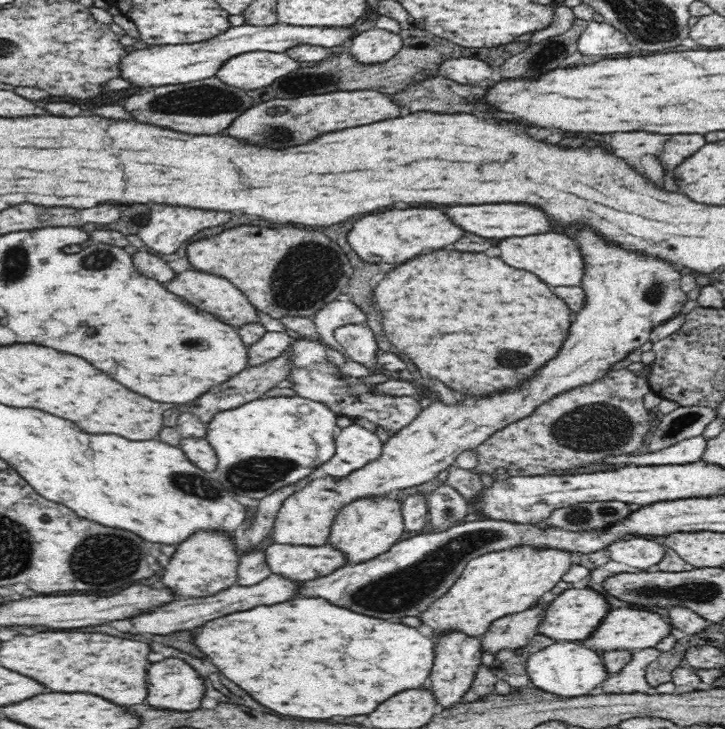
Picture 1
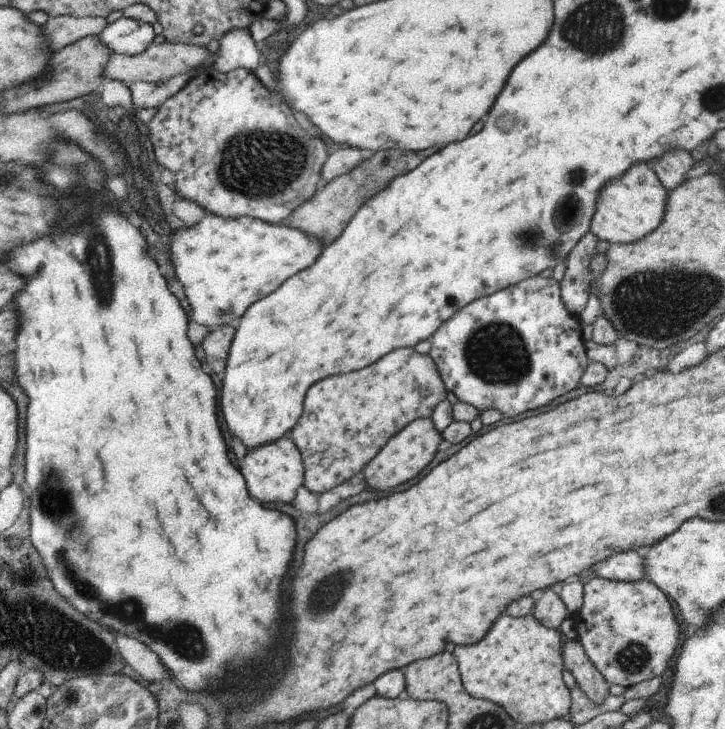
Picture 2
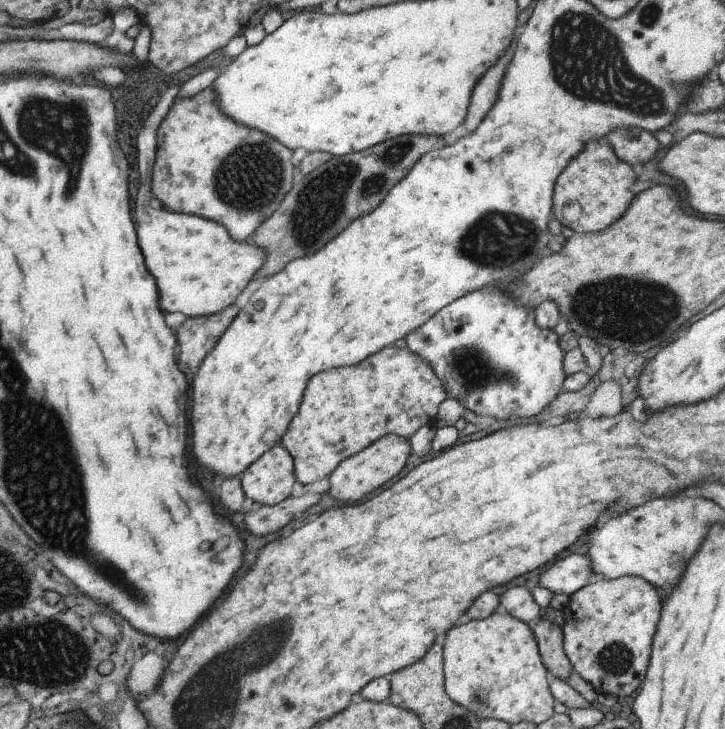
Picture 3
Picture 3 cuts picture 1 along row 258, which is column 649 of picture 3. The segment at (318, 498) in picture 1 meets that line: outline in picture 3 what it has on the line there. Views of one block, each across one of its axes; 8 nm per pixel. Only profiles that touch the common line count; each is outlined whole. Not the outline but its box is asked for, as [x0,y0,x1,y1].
[563,575,662,698]

